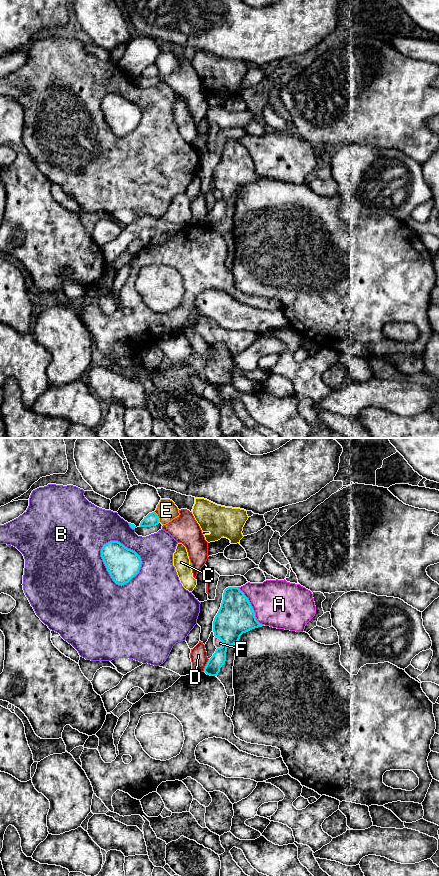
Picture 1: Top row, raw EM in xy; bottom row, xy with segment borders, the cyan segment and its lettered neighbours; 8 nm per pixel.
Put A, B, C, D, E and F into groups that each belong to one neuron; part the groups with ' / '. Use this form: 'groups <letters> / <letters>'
groups A / B / C / D / E / F

